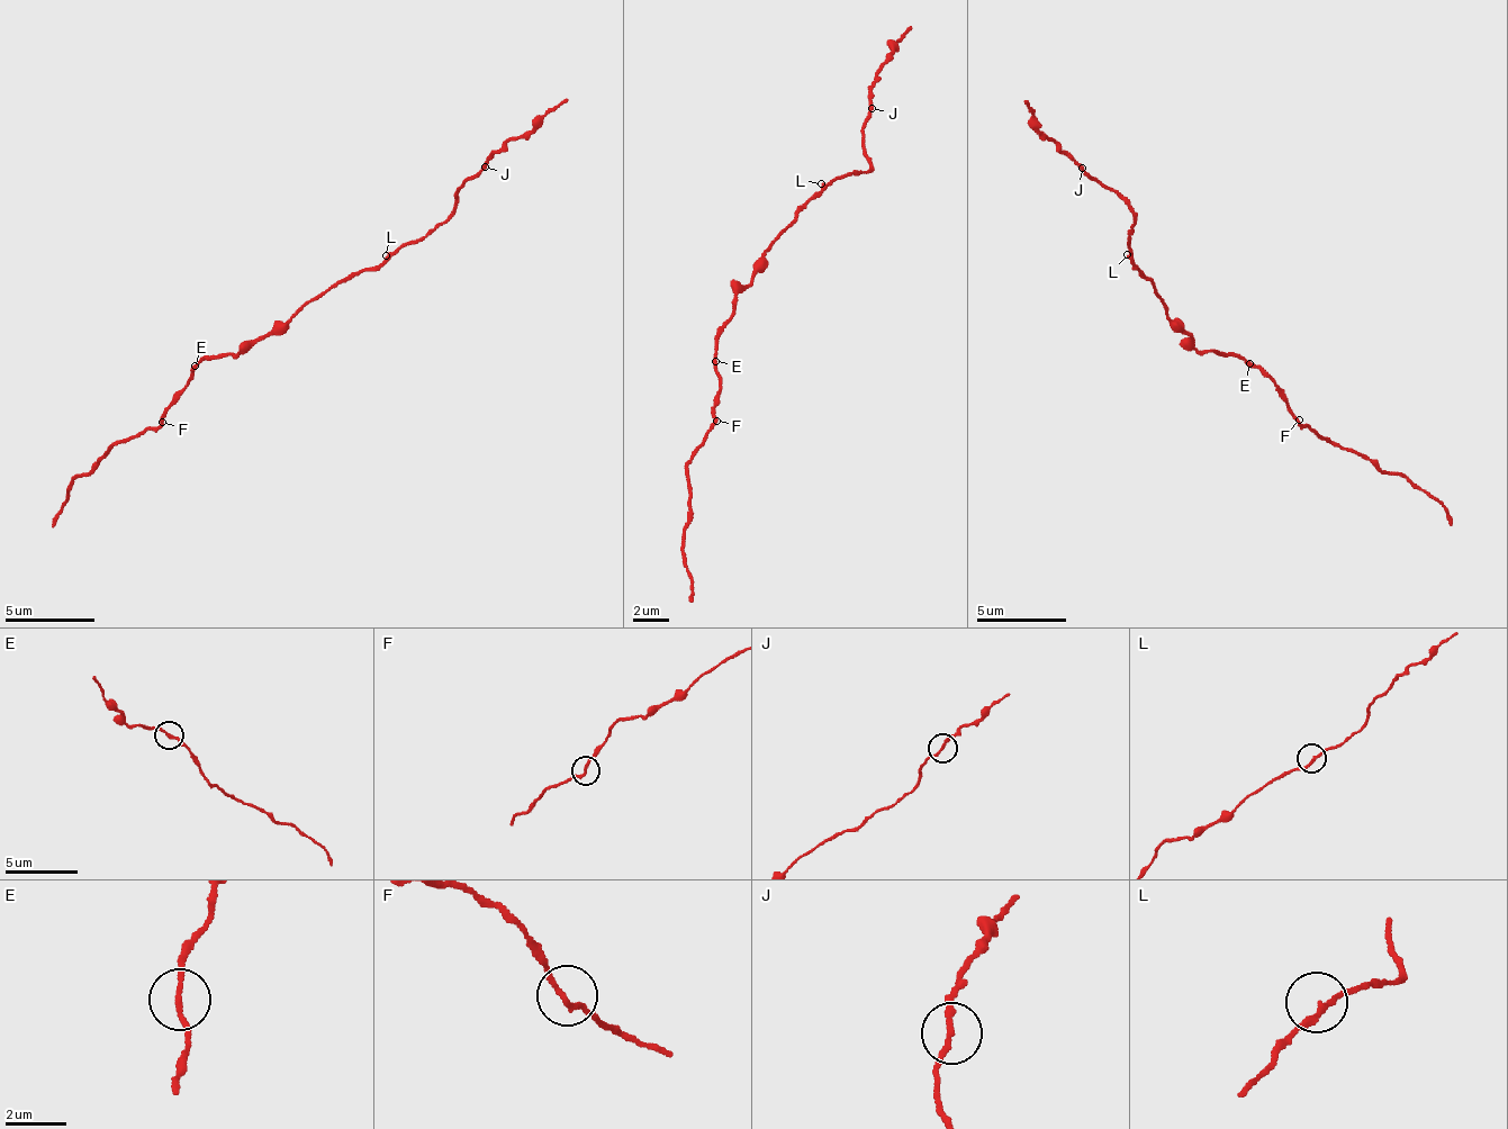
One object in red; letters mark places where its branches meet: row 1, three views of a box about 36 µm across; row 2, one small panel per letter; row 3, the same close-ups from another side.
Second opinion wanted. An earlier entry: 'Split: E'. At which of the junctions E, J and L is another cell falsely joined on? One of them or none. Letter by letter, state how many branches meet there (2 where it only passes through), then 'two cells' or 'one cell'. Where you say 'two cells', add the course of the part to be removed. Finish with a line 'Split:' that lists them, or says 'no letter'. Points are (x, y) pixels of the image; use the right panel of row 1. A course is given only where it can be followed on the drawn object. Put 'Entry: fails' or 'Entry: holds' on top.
Entry: holds
E: branches 2; two cells; course (1248, 362), (1274, 385), (1299, 420), (1332, 445), (1357, 450), (1383, 471), (1408, 476), (1439, 503), (1450, 524)
J: branches 2; one cell
L: branches 2; one cell
Split: E

